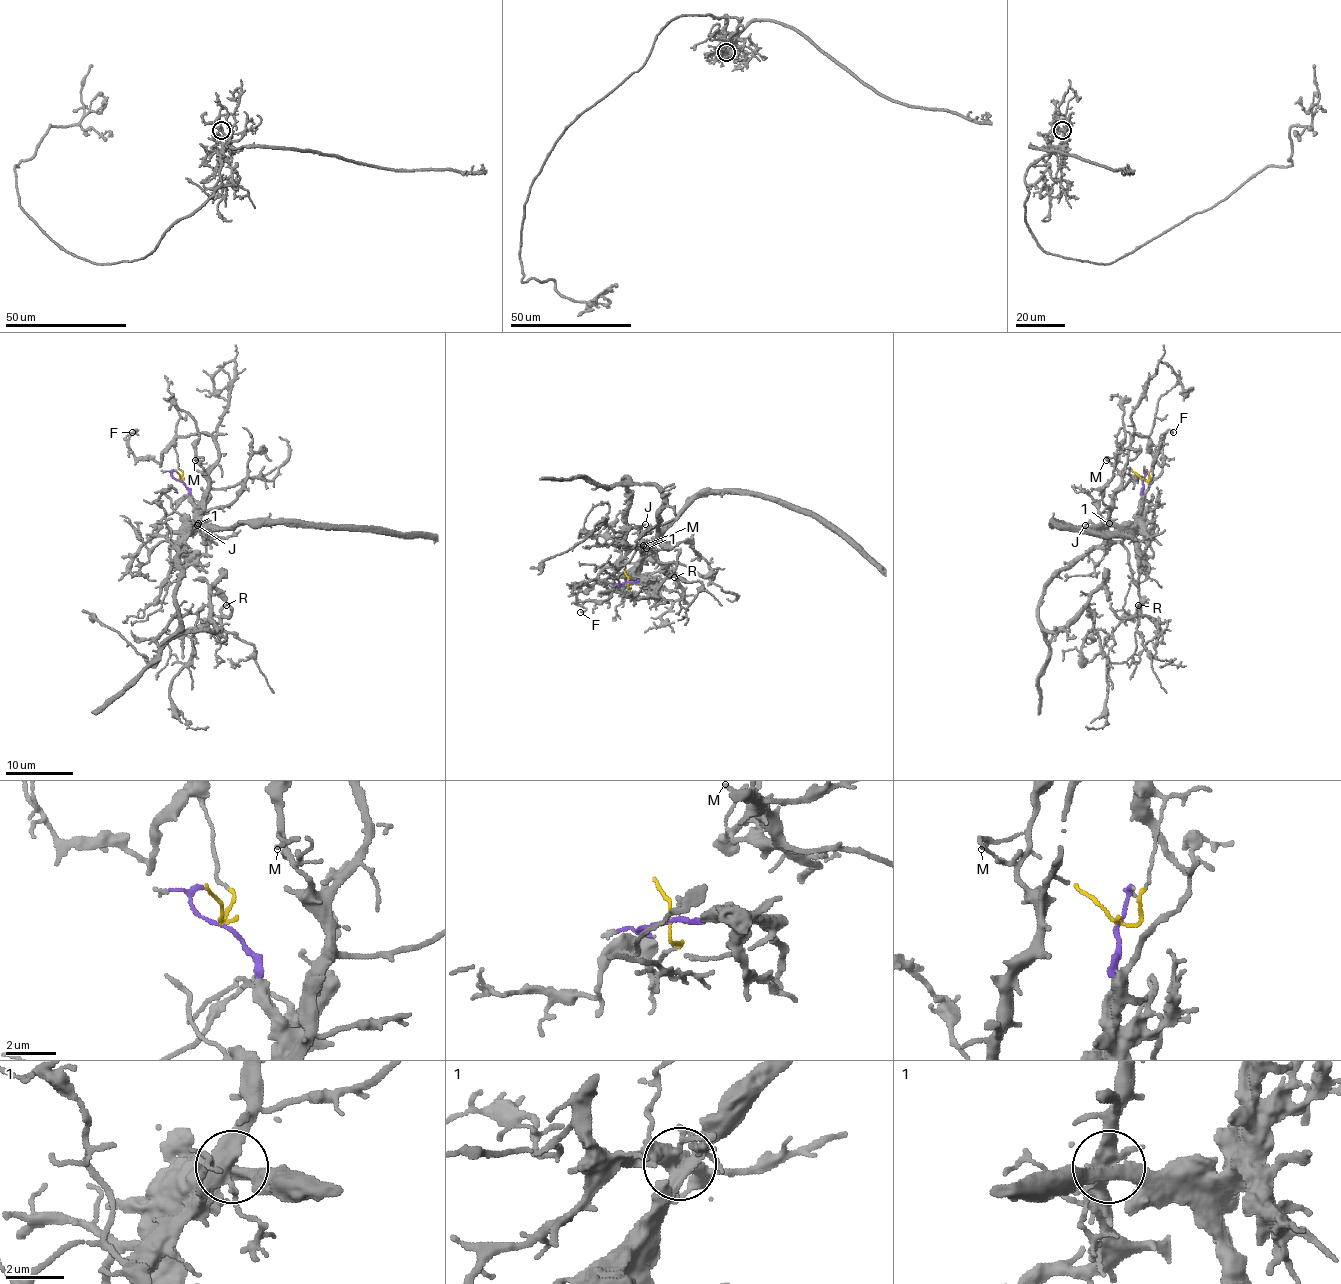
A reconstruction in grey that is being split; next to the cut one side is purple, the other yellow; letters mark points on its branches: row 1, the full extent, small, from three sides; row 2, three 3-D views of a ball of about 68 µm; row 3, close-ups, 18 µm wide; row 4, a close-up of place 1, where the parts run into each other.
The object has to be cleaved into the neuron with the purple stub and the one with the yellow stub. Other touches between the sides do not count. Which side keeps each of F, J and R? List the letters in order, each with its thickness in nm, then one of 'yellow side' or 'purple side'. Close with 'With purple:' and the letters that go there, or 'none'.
F: 130 nm thick; yellow side
J: 120 nm thick; yellow side
R: 200 nm thick; yellow side
With purple: none

